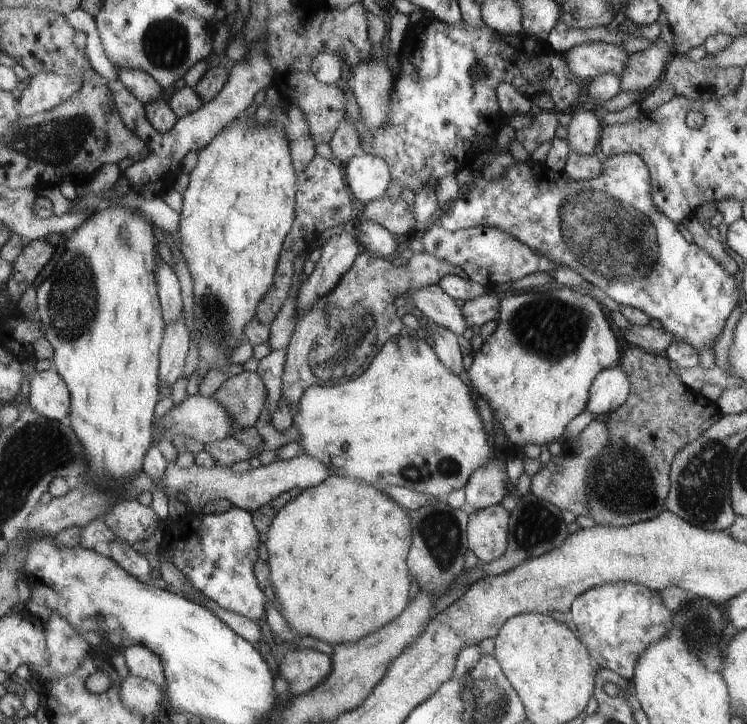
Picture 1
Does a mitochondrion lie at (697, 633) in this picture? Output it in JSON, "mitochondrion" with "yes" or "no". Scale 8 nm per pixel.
{"mitochondrion":"yes"}

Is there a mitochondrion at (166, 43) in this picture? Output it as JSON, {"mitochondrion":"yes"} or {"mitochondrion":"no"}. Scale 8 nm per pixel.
{"mitochondrion":"yes"}

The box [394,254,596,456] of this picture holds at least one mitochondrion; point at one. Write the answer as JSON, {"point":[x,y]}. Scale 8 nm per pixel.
{"point":[544,325]}

